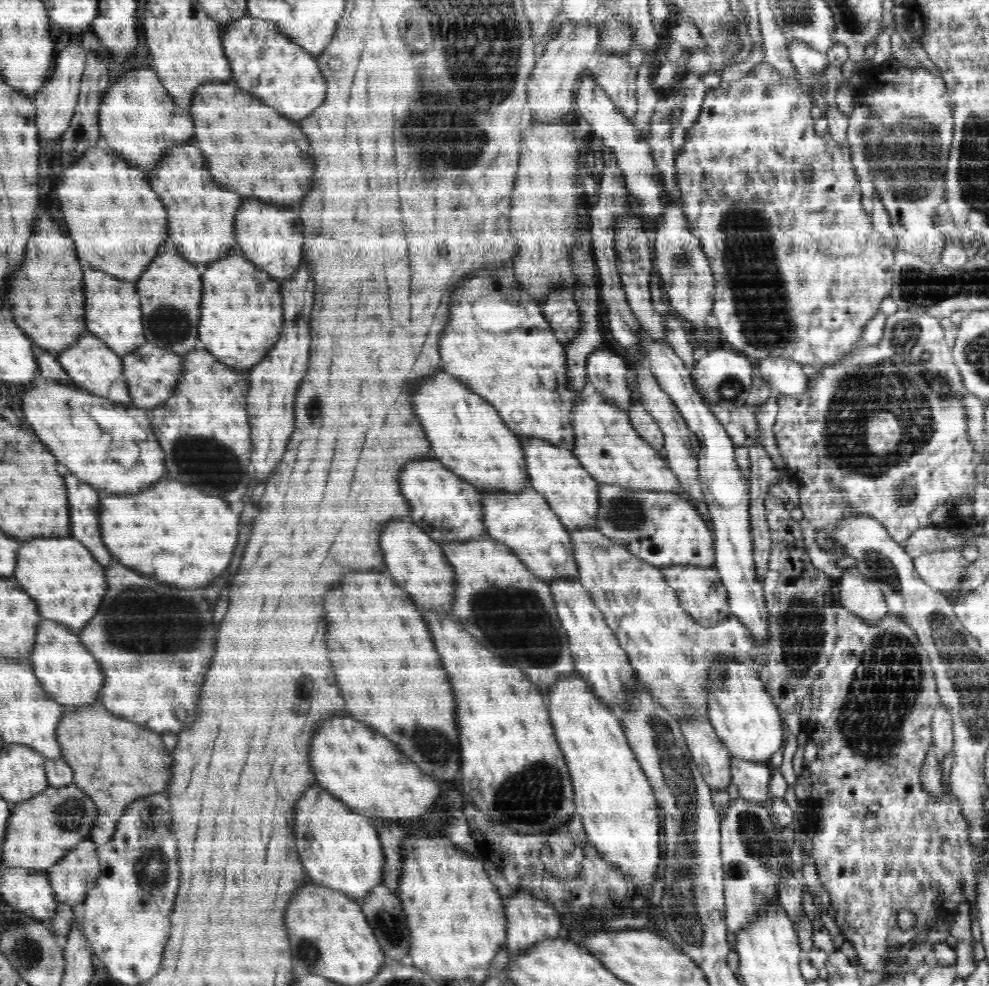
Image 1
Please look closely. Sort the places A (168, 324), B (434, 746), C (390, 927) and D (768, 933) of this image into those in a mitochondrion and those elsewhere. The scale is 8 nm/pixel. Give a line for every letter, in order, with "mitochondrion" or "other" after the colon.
A: mitochondrion
B: mitochondrion
C: mitochondrion
D: other

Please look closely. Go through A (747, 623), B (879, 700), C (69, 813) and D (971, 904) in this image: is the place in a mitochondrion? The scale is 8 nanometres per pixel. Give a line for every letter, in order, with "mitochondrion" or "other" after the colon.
A: other
B: mitochondrion
C: mitochondrion
D: other

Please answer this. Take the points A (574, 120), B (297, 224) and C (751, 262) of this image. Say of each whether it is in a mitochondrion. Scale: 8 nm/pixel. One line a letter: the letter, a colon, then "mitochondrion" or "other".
A: other
B: other
C: mitochondrion

